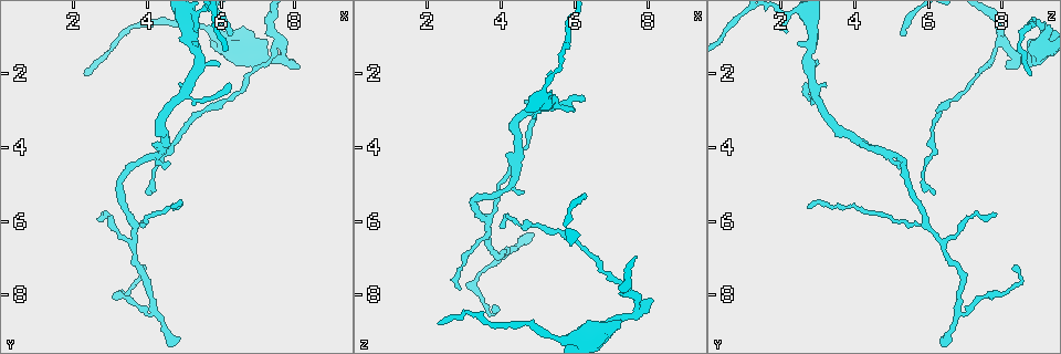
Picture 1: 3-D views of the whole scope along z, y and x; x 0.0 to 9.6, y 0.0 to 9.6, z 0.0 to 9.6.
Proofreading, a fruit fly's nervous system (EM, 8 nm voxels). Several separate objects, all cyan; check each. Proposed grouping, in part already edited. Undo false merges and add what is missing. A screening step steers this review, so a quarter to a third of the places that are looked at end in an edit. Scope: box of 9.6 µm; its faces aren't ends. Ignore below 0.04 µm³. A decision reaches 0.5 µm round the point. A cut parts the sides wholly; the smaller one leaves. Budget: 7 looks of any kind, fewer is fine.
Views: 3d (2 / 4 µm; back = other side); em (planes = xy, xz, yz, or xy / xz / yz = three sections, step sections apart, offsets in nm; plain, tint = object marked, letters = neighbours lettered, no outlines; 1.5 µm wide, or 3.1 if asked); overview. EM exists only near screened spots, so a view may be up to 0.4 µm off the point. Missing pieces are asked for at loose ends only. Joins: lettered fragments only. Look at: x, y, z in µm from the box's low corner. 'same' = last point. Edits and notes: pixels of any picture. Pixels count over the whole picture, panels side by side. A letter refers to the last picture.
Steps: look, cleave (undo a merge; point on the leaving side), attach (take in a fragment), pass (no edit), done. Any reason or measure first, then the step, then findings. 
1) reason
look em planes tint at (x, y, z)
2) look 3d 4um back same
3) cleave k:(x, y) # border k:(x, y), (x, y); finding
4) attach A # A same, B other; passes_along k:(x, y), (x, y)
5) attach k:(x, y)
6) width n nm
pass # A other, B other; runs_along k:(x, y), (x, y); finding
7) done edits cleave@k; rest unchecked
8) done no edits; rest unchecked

abrupt turn
look em xy step 8 tint at (4.20, 8.25, 6.85)

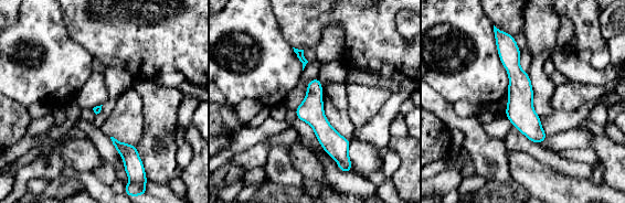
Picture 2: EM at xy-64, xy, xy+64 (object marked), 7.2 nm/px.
cut it another way
look em planes letters same

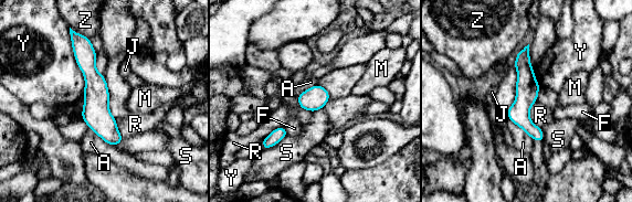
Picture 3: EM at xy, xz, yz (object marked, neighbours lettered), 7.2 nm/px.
pass # A other, F other, J other, M other, R other, S other, Y other, Z other; border 3:(536, 99), (529, 119), (540, 128); continuous, no second neuron

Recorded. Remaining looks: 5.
free end
look 3d 4um at (4.65, 4.50, 5.15)

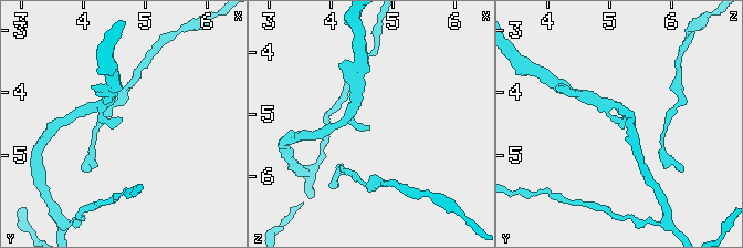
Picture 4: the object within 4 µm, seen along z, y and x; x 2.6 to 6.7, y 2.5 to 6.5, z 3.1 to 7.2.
now the EM
look em xz step 8 letters at (4.60, 4.45, 5.20)

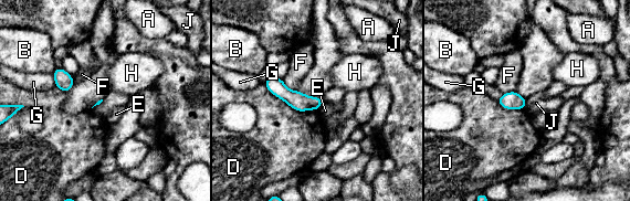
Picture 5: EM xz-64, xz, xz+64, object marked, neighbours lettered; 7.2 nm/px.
pass # A other, B other, D other, E other, F other, G other, H other, J other; border 5:(526, 98), (524, 107); no lettered fragment goes on from it

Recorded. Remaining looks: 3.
free end
look 3d 4um at (8.15, 1.80, 8.15)

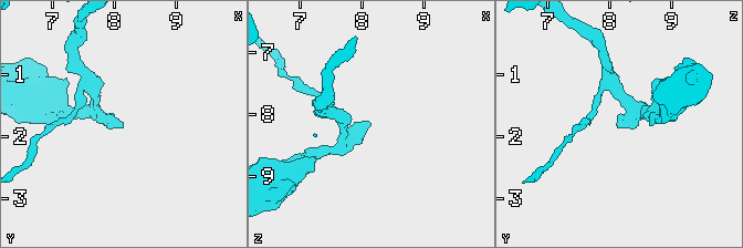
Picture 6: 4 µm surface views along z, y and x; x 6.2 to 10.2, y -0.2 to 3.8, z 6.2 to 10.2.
shape alone is not enough
look em planes letters at (8.10, 1.85, 8.10)

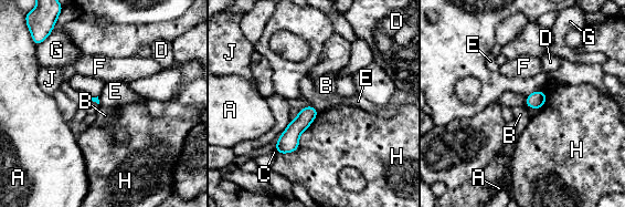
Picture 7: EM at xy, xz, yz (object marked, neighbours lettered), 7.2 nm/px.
pass # A other, B other, C other, D other, E other, F other, G other, H other, J other; none of them fits

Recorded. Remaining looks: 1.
done no edits; rest unchecked

